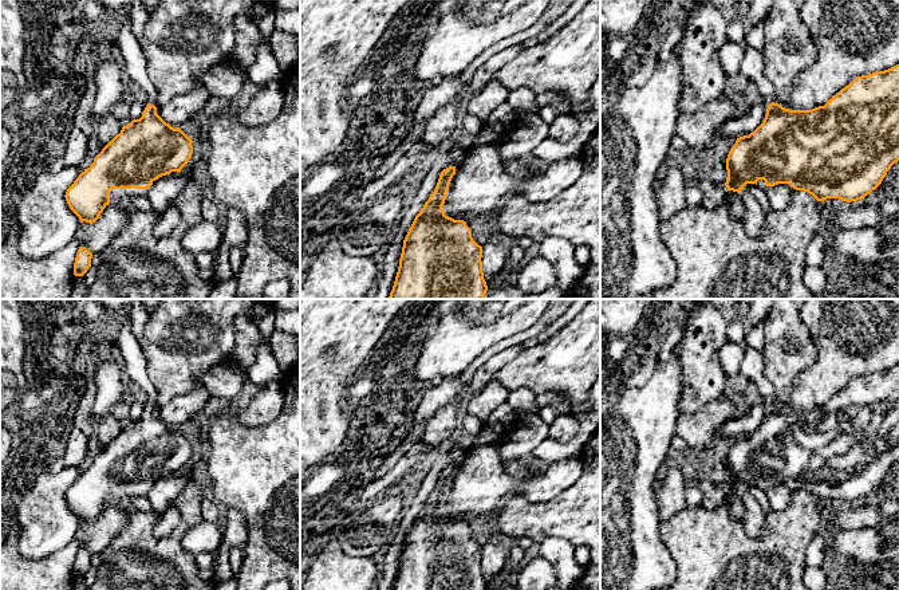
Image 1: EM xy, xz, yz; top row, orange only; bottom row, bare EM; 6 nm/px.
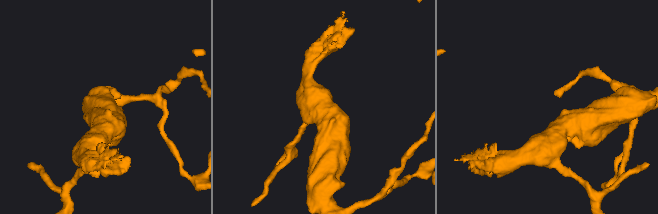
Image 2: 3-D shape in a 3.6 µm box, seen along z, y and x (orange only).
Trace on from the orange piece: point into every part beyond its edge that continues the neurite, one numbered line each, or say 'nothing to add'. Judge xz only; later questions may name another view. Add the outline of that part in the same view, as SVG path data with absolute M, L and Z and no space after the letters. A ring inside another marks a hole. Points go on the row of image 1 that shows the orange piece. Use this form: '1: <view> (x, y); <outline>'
nothing to add

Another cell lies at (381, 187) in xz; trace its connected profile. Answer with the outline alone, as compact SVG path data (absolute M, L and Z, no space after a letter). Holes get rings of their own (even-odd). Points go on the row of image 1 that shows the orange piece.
M419 145L418 148L402 156L389 173L375 178L367 185L364 201L379 200L383 196L393 193L401 181L406 181L411 177L414 166L422 160L426 152L427 148Z

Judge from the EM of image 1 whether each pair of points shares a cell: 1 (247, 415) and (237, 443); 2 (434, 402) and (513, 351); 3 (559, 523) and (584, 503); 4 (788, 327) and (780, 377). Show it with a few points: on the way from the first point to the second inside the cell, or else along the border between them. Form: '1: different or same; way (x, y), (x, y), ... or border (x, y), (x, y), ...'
1: different; border (273, 419), (264, 425), (241, 425), (232, 420)
2: same; way (454, 389), (470, 389), (493, 366)
3: same; way (566, 516), (572, 515), (578, 510)
4: same; way (781, 339), (780, 365)

